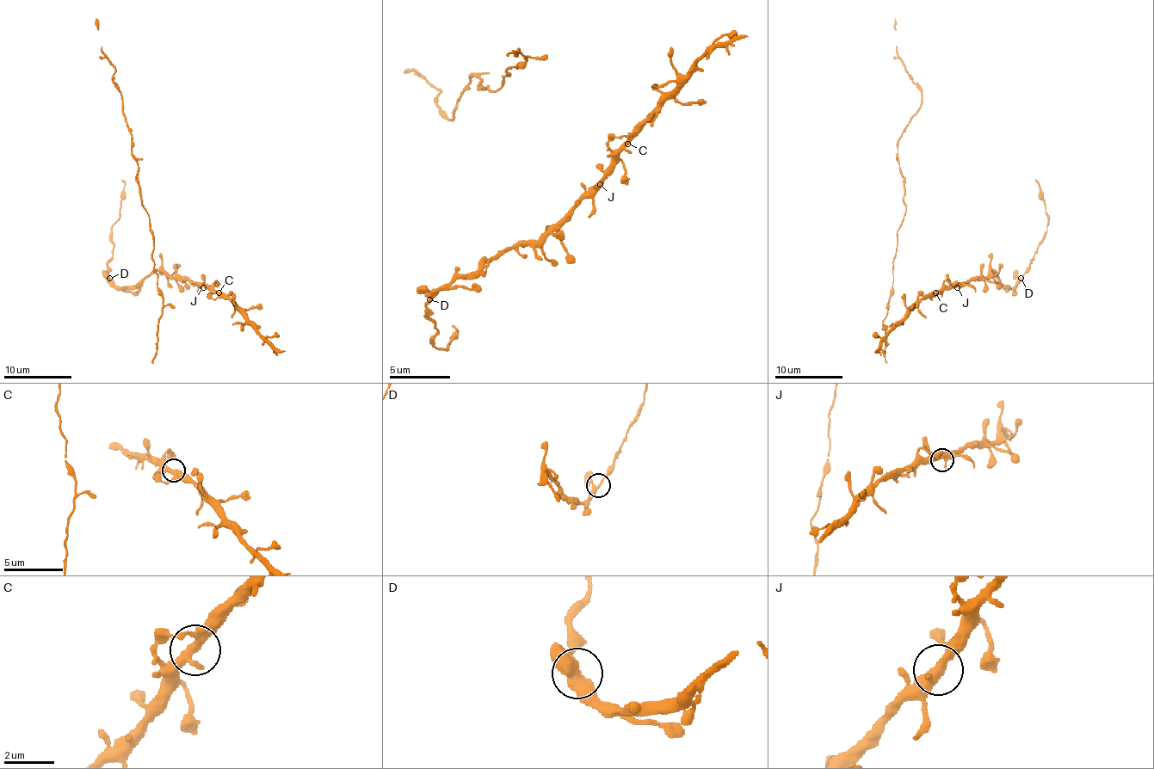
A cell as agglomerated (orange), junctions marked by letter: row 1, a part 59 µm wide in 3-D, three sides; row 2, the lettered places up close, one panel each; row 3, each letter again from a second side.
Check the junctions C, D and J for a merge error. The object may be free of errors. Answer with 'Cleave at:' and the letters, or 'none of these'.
Cleave at: D

